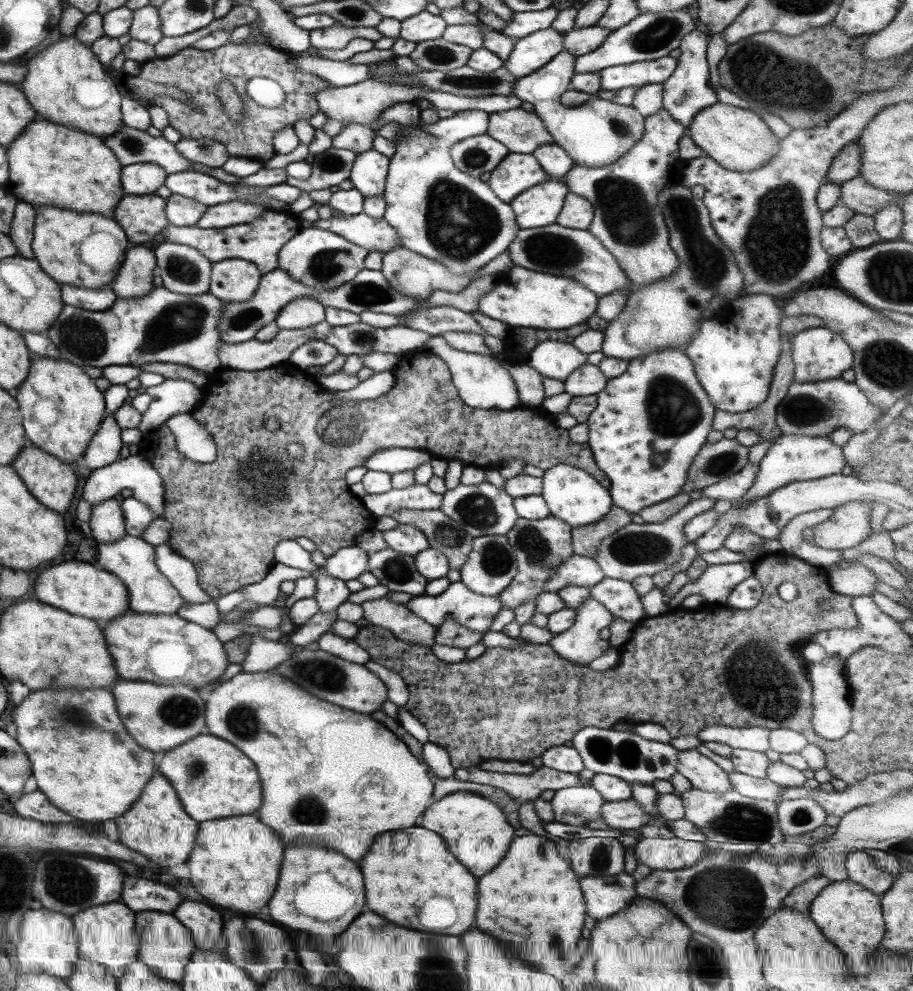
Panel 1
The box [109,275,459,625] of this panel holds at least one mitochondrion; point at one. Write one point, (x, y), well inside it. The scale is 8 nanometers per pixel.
(176, 325)

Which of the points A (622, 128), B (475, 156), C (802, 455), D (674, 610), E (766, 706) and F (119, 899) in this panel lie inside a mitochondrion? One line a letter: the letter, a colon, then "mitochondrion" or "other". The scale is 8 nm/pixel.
A: mitochondrion
B: mitochondrion
C: other
D: other
E: mitochondrion
F: other

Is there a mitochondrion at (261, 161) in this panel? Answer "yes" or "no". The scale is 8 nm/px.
no

